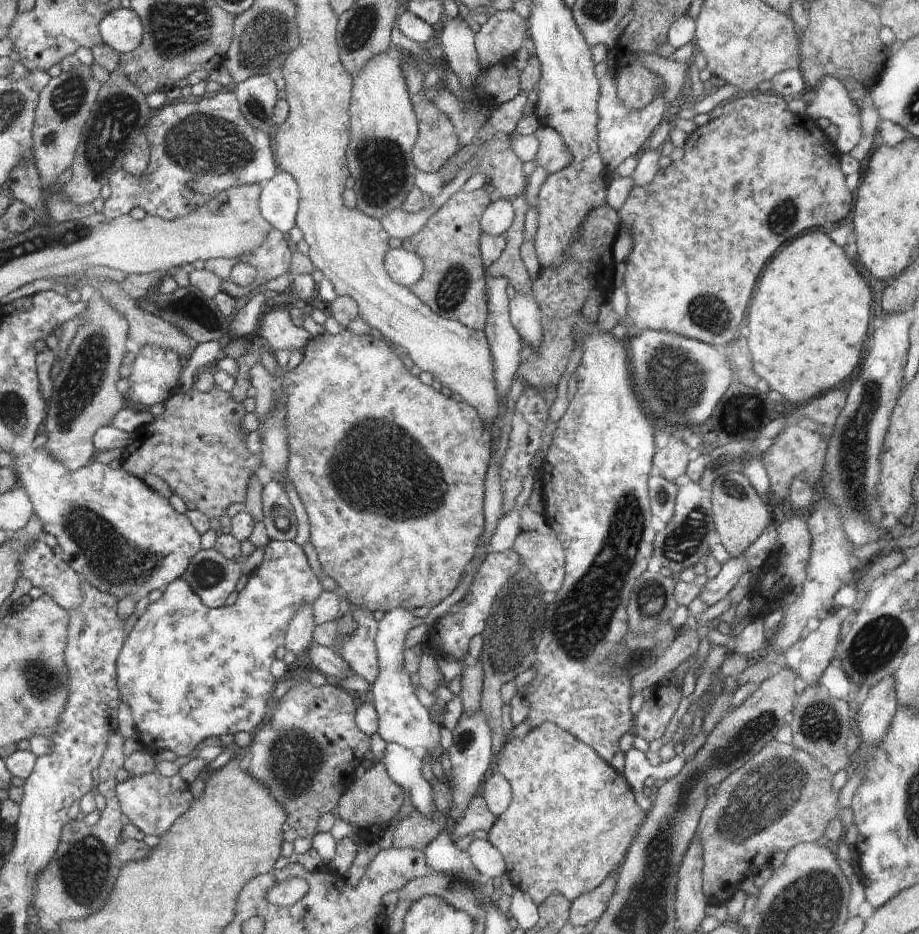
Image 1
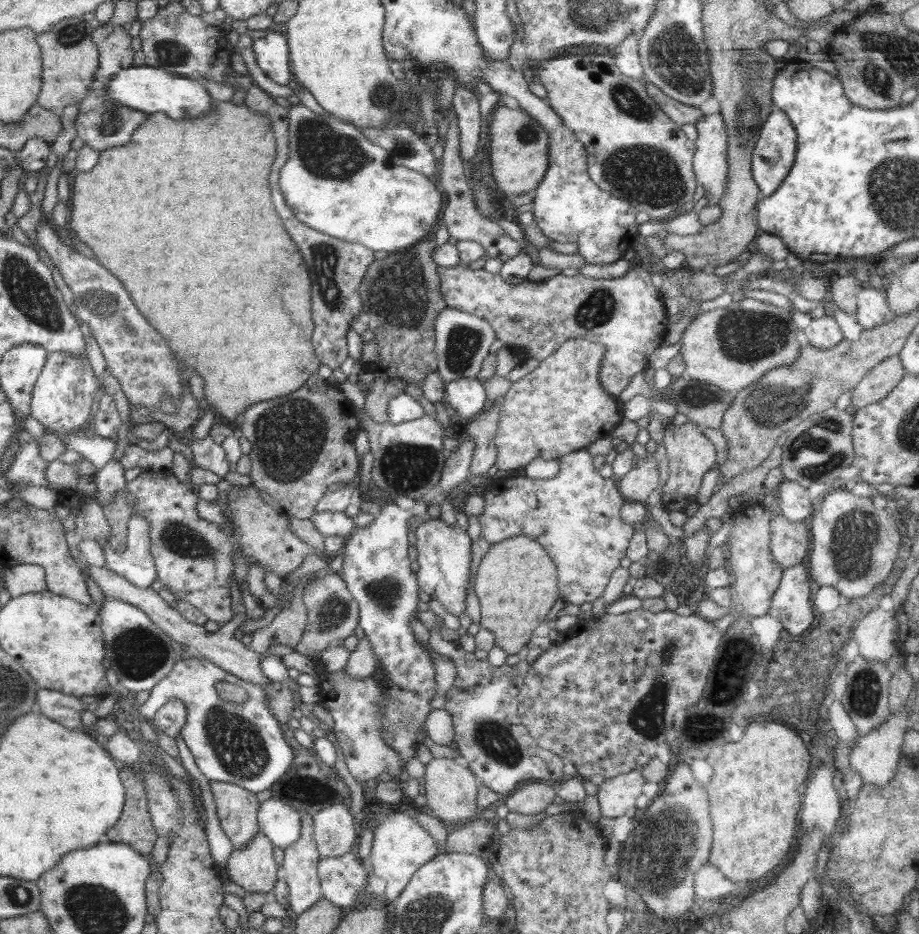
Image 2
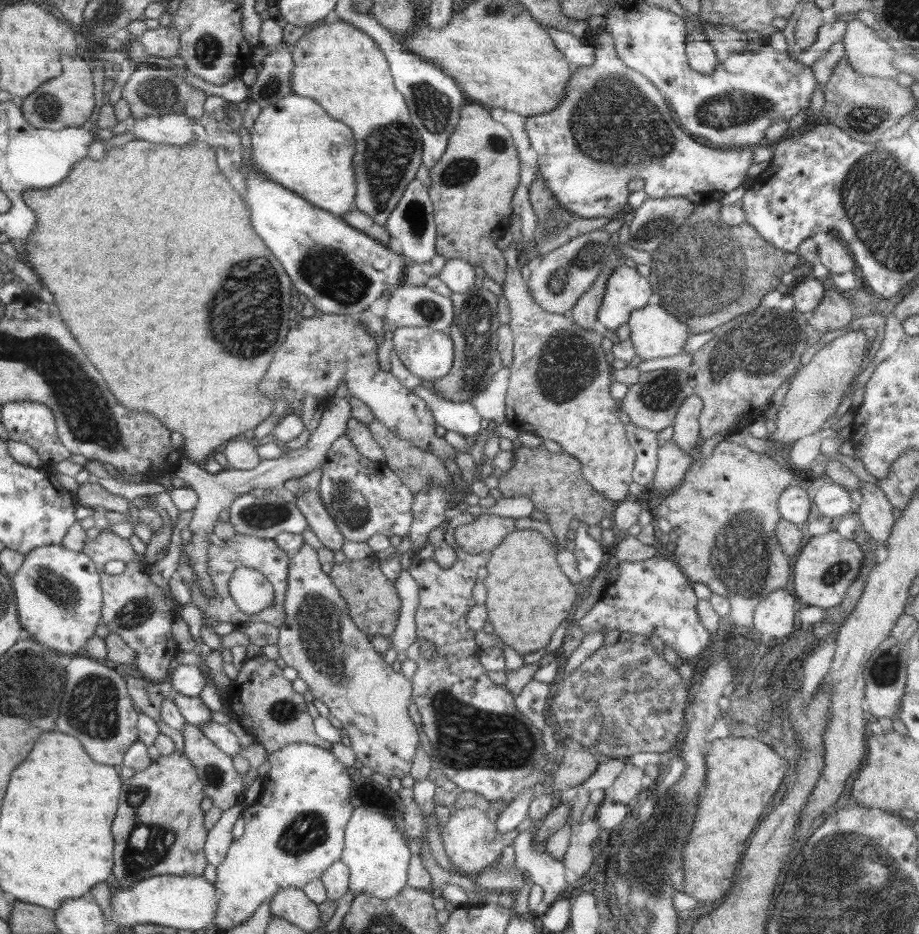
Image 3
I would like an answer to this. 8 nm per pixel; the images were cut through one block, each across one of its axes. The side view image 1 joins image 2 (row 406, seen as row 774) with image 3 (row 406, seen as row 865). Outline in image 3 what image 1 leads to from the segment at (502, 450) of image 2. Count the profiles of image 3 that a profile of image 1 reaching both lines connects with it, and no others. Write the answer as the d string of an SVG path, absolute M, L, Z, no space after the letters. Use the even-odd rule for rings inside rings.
M507 266L505 268L505 280L501 284L504 290L504 298L506 298L509 310L511 313L510 323L507 325L511 334L513 335L513 362L510 368L510 378L509 378L509 389L507 392L507 398L505 401L505 422L510 424L516 432L529 432L540 436L544 440L554 440L558 442L564 452L575 456L580 461L582 465L582 475L584 479L596 489L596 491L602 493L604 497L619 503L627 498L629 495L628 488L633 482L633 472L634 472L634 463L635 463L635 454L632 445L628 442L628 437L626 437L626 427L620 420L621 414L621 404L614 400L610 395L610 385L614 382L612 378L612 372L614 368L611 366L610 362L606 360L606 353L602 350L602 341L603 335L598 334L596 330L590 329L587 330L582 326L577 326L574 321L570 320L563 315L558 315L554 313L548 313L546 310L543 310L531 296L529 292L527 281L522 278L521 270L516 268L511 268Z

